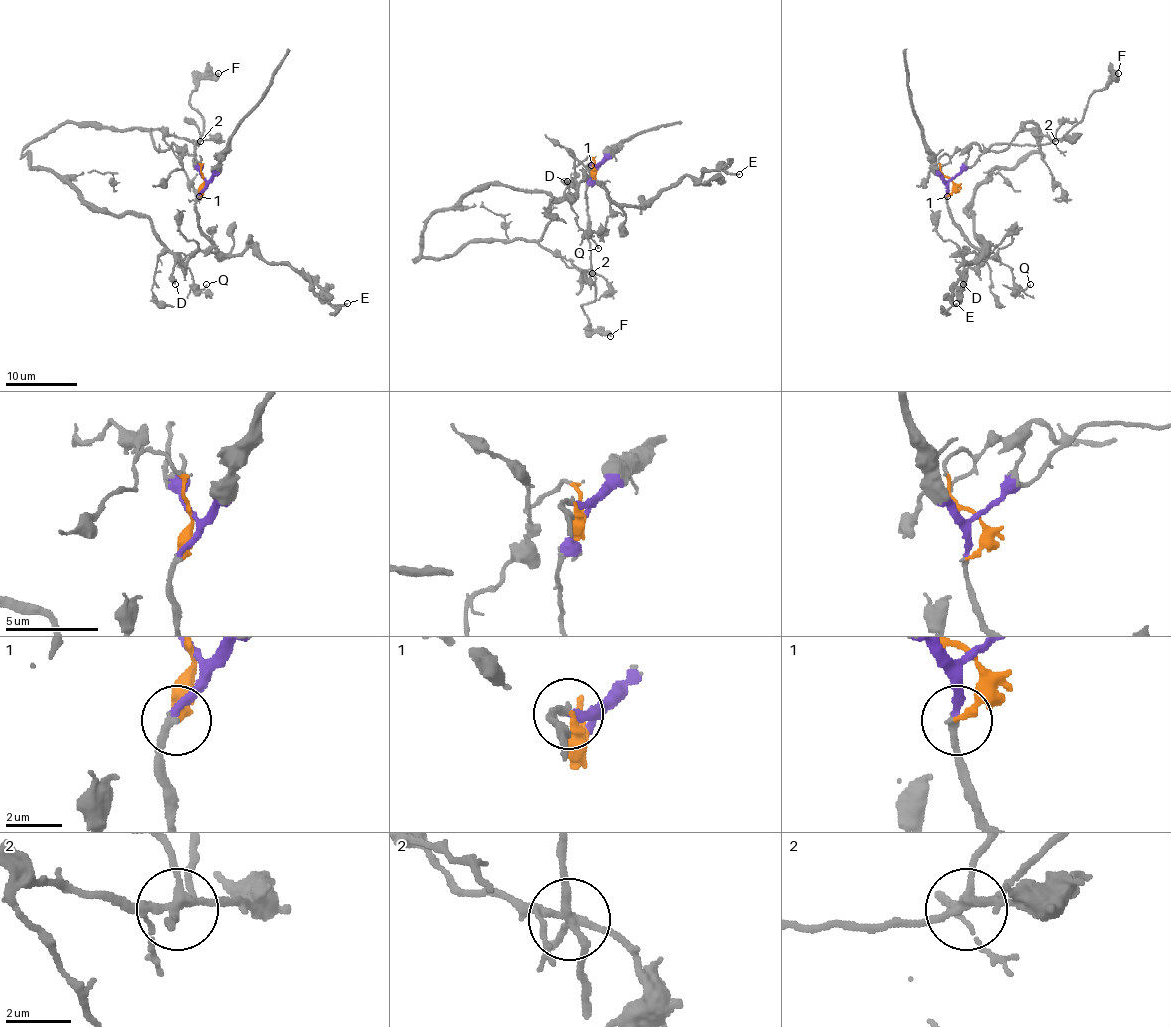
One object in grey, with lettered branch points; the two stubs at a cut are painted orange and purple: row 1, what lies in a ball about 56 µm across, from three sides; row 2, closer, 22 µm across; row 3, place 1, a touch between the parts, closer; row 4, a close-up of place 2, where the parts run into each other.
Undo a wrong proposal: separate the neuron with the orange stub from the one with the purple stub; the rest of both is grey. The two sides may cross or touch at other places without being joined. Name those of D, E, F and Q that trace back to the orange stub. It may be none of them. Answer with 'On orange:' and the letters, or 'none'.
On orange: D, Q

